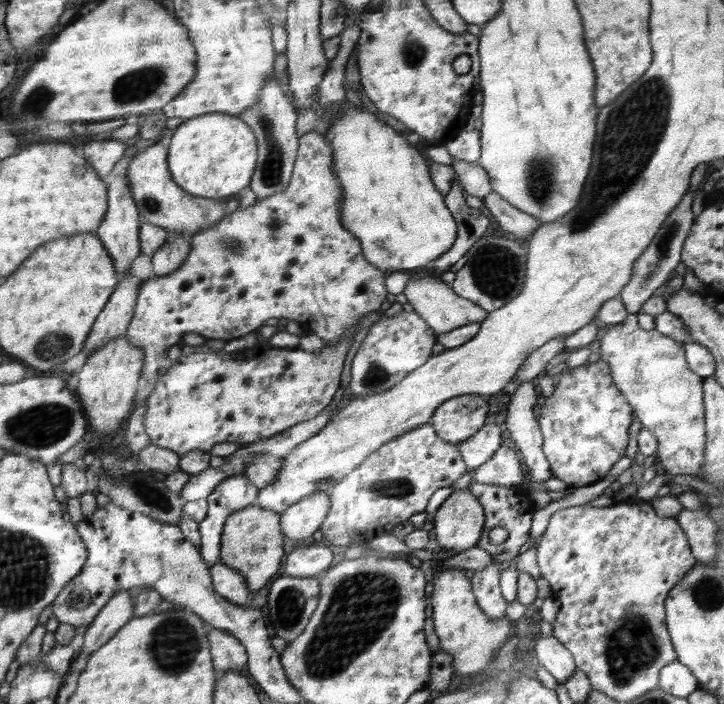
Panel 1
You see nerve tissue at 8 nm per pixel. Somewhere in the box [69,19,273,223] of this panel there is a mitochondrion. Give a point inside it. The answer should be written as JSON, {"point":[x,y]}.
{"point":[141,84]}

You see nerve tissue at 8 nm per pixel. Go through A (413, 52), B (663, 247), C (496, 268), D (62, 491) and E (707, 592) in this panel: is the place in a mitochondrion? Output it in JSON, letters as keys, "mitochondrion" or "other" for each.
{"A":"mitochondrion","B":"mitochondrion","C":"mitochondrion","D":"other","E":"mitochondrion"}

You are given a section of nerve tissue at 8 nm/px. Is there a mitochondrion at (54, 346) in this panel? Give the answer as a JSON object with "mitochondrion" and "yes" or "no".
{"mitochondrion":"yes"}

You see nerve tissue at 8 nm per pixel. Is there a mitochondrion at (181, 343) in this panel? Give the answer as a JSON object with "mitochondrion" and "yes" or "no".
{"mitochondrion":"no"}

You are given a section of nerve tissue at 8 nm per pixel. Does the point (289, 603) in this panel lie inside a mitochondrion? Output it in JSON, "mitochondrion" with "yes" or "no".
{"mitochondrion":"yes"}

